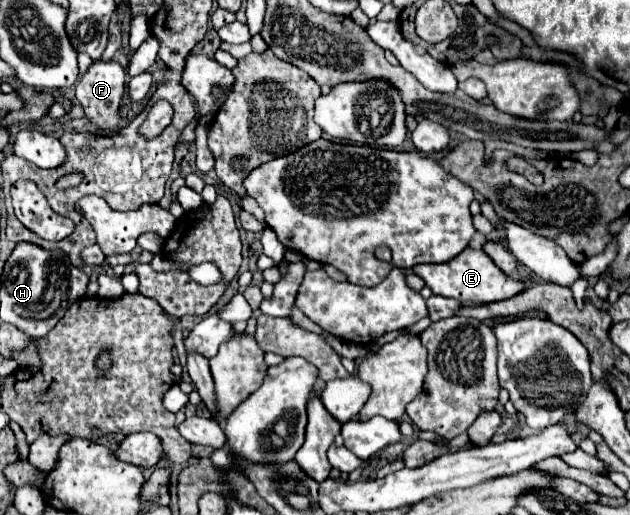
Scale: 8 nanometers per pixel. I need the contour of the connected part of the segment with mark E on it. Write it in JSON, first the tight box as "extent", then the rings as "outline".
{"extent":[412,248,526,304],"outline":[[[472,248],[462,250],[450,262],[420,264],[420,266],[414,266],[412,270],[414,270],[414,274],[418,274],[426,282],[426,286],[432,290],[432,294],[438,294],[438,296],[444,296],[444,298],[454,298],[458,302],[488,304],[488,302],[512,298],[512,296],[516,296],[518,292],[522,292],[526,288],[524,282],[502,274],[500,268],[482,250],[472,250]]]}

